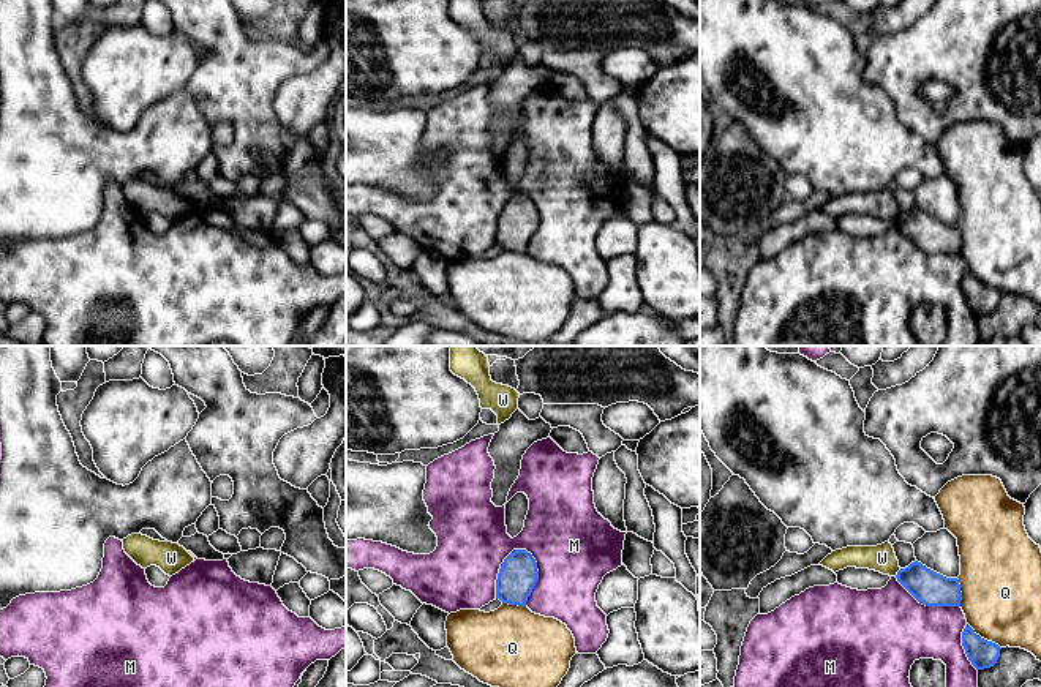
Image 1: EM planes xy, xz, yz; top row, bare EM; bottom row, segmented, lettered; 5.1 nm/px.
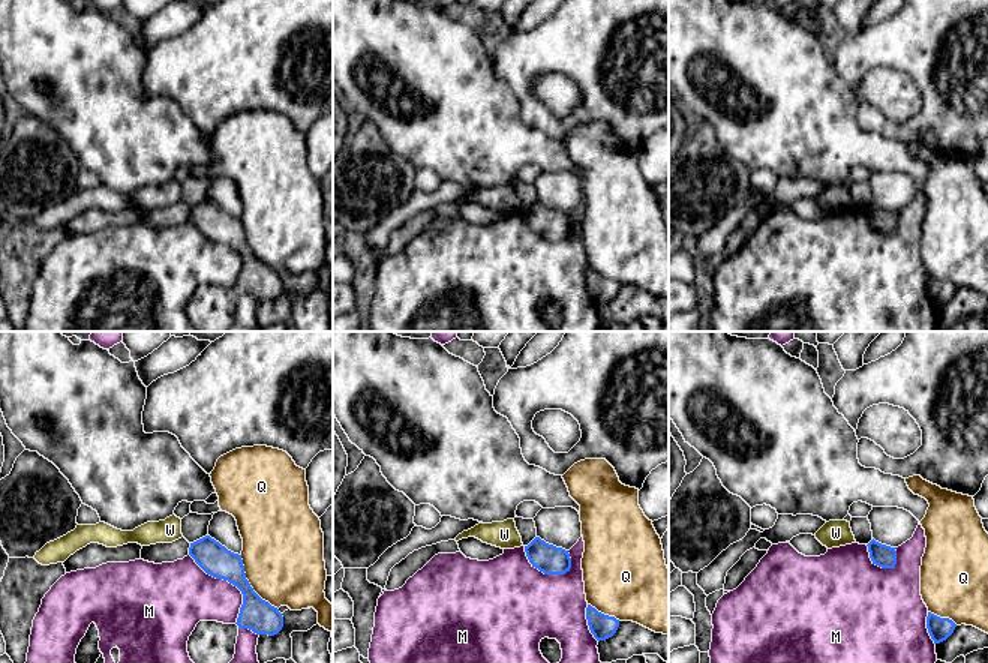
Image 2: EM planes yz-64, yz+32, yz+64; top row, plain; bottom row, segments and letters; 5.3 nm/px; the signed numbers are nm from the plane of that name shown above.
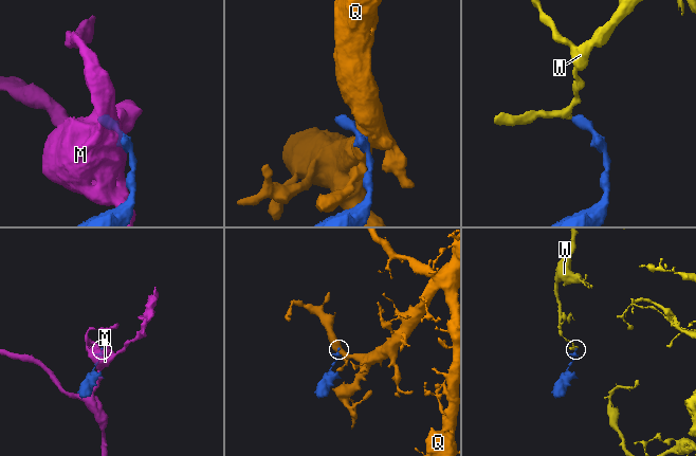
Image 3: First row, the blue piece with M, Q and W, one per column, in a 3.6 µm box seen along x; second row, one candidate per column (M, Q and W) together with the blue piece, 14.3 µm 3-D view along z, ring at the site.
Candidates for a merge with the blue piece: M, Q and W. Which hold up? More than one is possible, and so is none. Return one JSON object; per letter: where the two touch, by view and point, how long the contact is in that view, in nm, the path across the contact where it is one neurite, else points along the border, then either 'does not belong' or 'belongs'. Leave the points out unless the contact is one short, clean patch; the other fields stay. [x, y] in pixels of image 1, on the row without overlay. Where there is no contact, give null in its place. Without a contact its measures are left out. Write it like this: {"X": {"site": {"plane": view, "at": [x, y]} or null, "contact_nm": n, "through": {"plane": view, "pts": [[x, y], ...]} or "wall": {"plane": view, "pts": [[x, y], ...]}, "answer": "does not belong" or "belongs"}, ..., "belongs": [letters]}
{"M": {"site": {"plane": "xz", "at": [501, 212]}, "contact_nm": 300, "answer": "does not belong"}, "Q": {"site": {"plane": "yz", "at": [983, 285]}, "contact_nm": 220, "answer": "does not belong"}, "W": {"site": {"plane": "yz", "at": [898, 218]}, "contact_nm": 50, "wall": {"plane": "yz", "pts": [[901, 215], [894, 221]]}, "answer": "does not belong"}, "belongs": []}

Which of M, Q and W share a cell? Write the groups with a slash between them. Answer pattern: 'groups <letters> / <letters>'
groups M / Q / W

